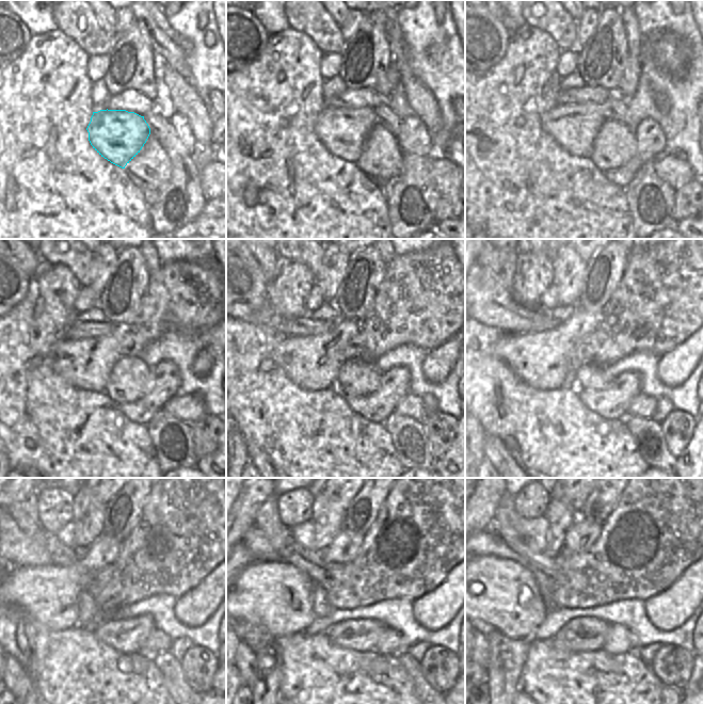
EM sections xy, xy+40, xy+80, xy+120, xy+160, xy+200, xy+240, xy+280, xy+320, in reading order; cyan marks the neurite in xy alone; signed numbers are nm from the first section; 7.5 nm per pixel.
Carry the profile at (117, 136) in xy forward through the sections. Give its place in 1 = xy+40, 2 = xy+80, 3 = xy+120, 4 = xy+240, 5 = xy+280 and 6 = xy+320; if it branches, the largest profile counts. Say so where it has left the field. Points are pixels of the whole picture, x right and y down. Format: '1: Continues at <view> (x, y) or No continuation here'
1: Continues at xy+40 (344, 131)
2: Continues at xy+80 (574, 126)
3: Continues at xy+120 (86, 364)
4: Continues at xy+240 (48, 594)
5: Continues at xy+280 (276, 595)
6: Continues at xy+320 (500, 592).

